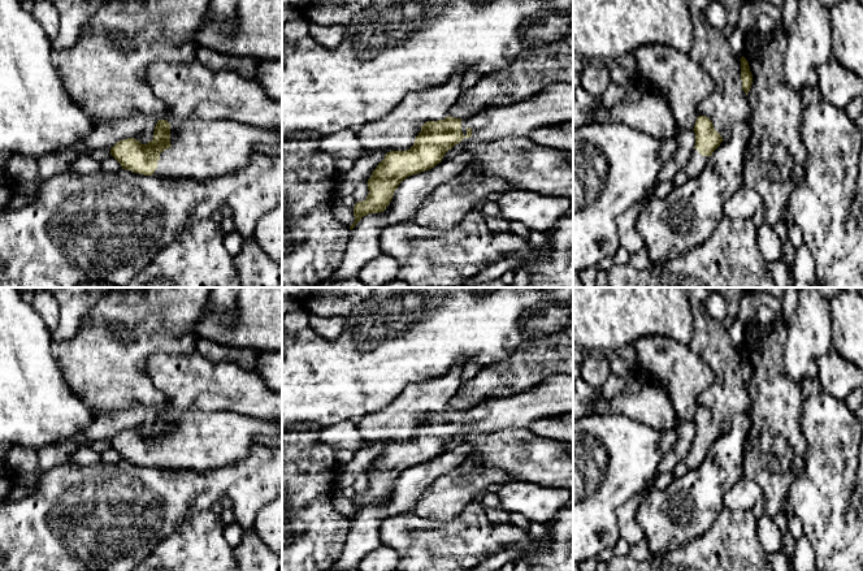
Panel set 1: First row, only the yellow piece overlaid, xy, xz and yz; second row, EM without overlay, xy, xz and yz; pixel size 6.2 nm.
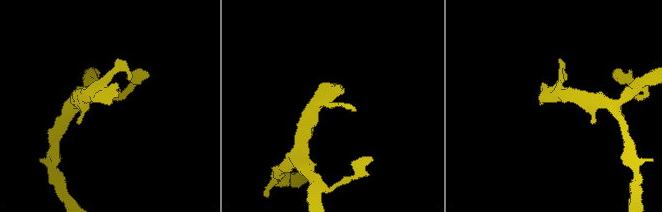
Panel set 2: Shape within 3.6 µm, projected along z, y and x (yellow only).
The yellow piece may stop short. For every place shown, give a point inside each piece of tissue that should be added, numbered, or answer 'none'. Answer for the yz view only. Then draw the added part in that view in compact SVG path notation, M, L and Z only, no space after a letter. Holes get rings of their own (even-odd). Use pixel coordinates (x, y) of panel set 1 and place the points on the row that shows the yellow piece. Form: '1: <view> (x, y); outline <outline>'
1: yz (697, 163); outline M697 148L693 150L693 153L685 165L685 172L689 178L695 178L706 166L708 156L702 156Z

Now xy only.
1: xy (199, 148); outline M233 121L170 124L172 147L160 153L153 176L207 178L242 170L256 144L282 144L282 130Z

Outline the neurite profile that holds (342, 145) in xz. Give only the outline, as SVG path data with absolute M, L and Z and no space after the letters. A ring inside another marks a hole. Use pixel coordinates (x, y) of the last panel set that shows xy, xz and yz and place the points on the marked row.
M347 129L331 135L322 135L320 150L334 159L352 159L355 161L365 155L365 150L357 138L356 129Z

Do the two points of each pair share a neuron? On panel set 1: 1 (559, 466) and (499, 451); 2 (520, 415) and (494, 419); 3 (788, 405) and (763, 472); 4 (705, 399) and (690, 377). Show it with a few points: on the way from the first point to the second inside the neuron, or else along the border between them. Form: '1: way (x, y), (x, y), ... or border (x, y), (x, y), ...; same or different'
1: way (545, 461), (514, 451); same
2: way (514, 415), (501, 415); same
3: way (776, 422), (775, 449), (771, 455); same
4: border (705, 362), (712, 381), (698, 394), (698, 406); different

